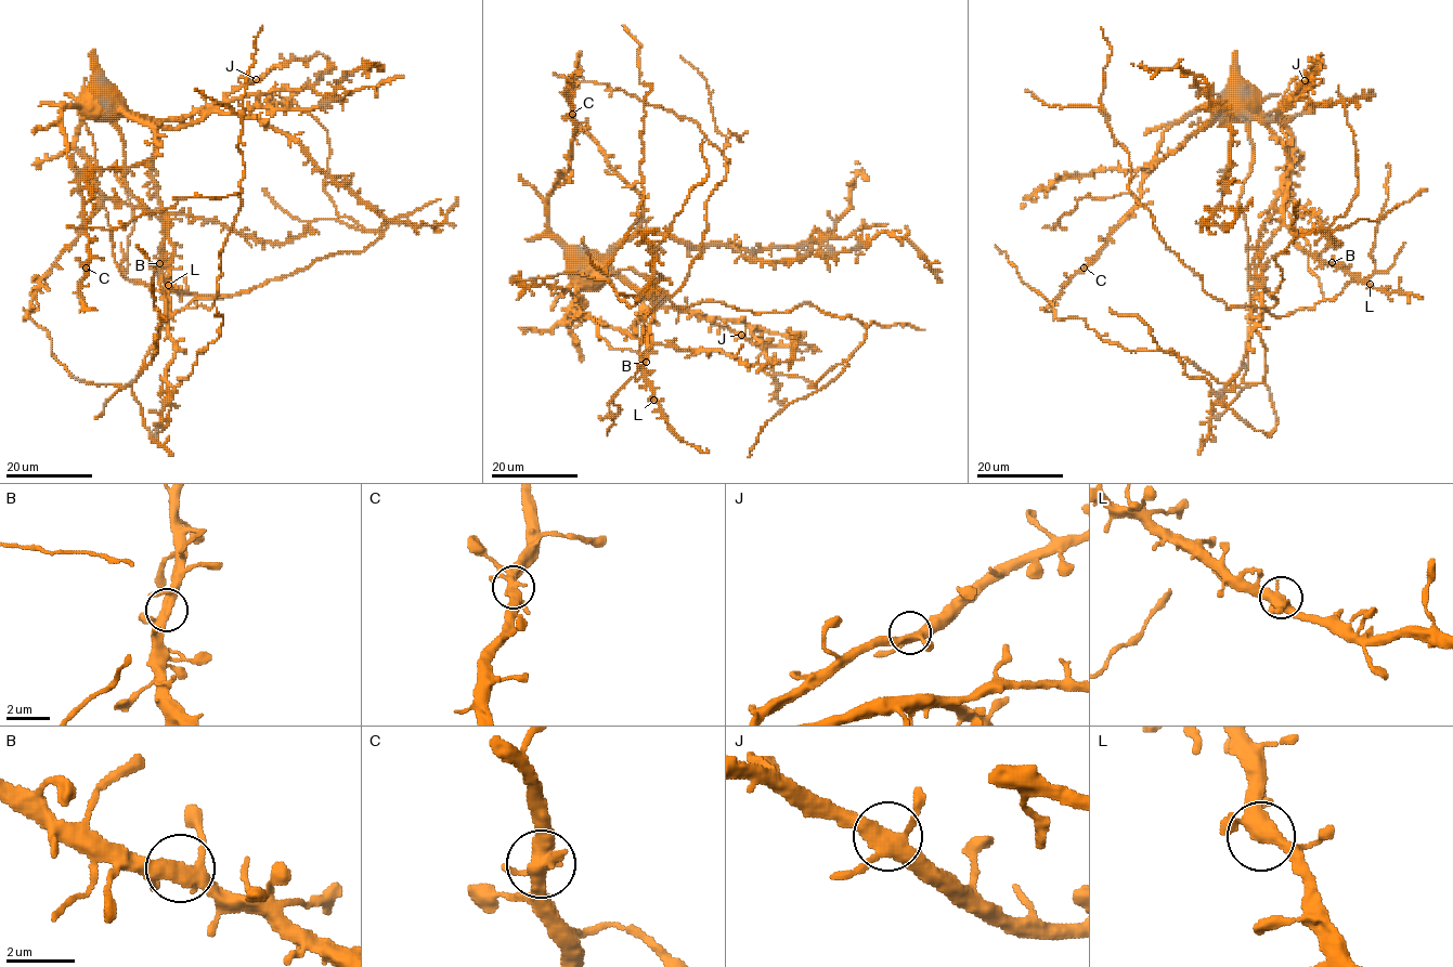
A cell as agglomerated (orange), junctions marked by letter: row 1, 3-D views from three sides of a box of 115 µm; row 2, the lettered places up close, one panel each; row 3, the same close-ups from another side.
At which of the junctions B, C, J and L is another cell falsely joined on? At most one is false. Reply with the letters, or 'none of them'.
none of them

